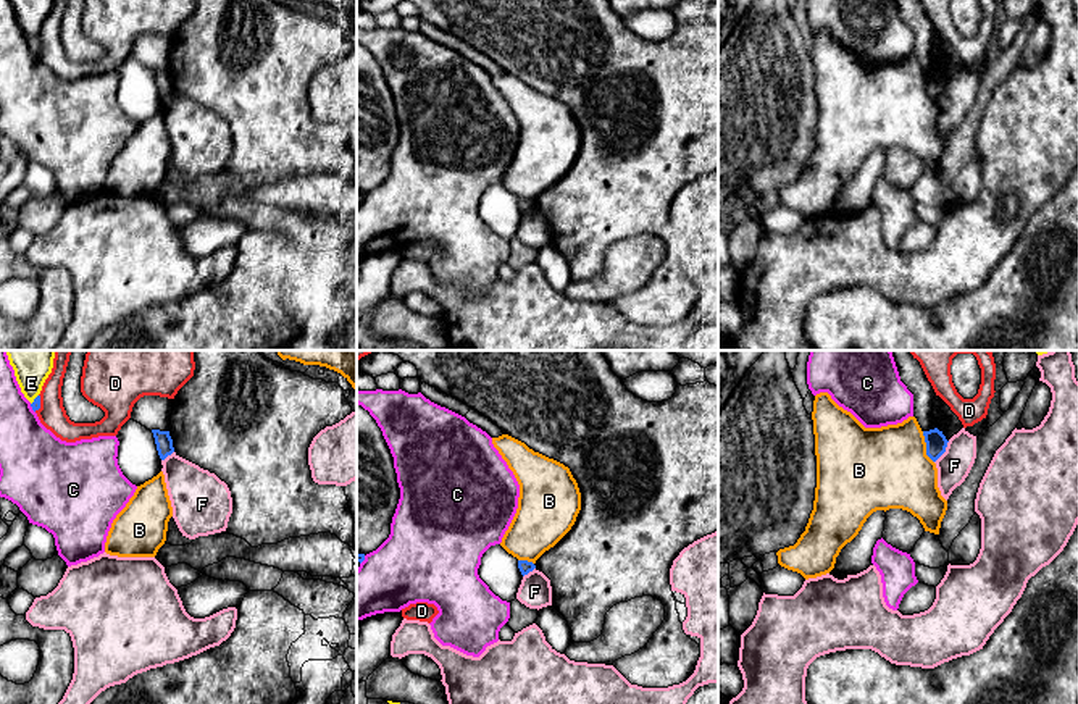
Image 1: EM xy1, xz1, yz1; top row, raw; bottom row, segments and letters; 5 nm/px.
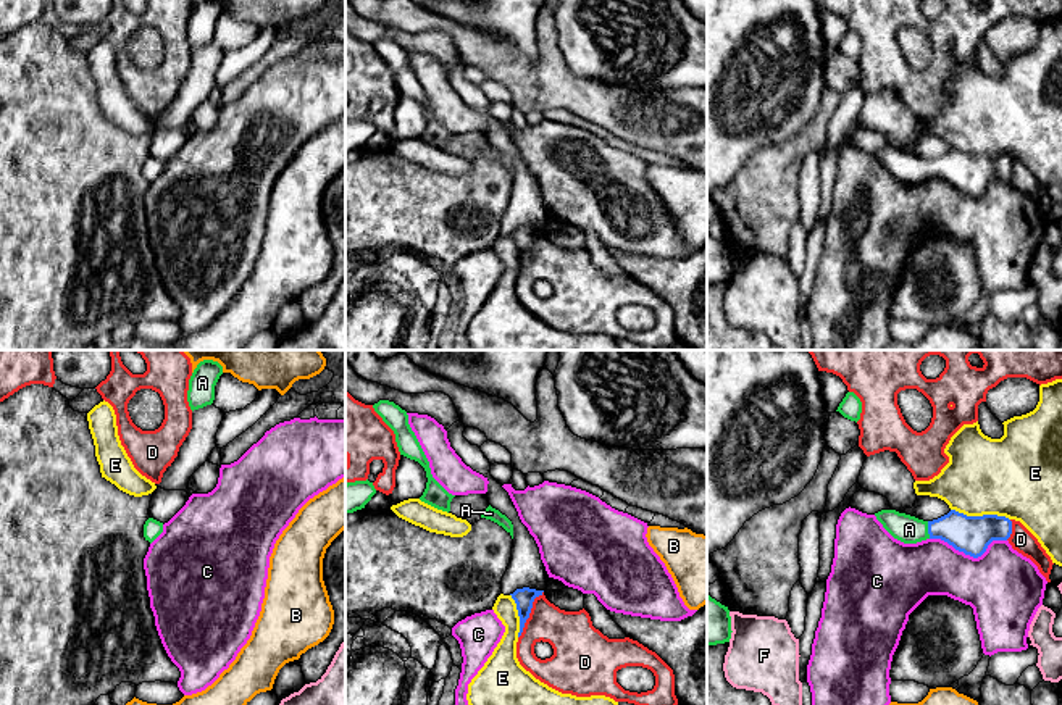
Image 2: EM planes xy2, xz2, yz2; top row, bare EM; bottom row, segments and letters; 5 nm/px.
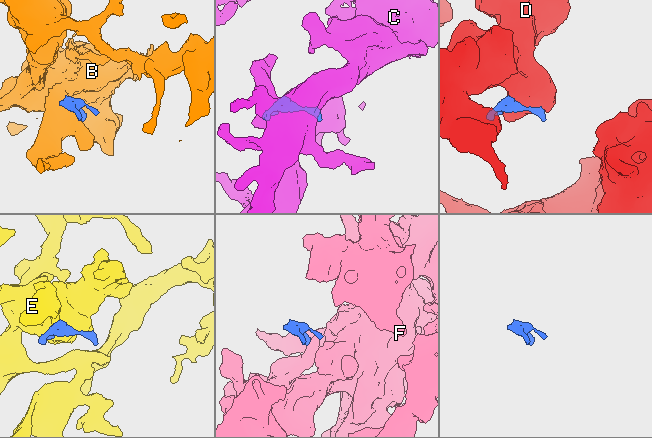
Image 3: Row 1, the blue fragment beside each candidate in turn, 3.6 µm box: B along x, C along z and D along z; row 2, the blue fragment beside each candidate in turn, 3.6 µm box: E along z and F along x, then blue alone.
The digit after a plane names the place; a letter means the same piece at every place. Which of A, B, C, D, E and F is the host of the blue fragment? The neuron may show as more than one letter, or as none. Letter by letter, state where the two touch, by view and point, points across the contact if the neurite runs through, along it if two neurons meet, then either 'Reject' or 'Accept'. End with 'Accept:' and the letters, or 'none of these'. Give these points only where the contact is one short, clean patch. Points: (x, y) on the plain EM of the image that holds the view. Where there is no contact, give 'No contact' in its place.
A: Touches blue at yz2 (928, 168). Accept
B: Touches blue at yz1 (927, 86). Boundary: yz1 (922, 70), (925, 92), (933, 100). Reject
C: Touches blue at yz2 (969, 192). Reject
D: Touches blue at xz2 (528, 254). Reject
E: Touches blue at yz2 (980, 155). Reject
F: Touches blue at yz1 (944, 89). Boundary: yz1 (949, 79), (944, 91), (935, 100). Reject
Accept: A

